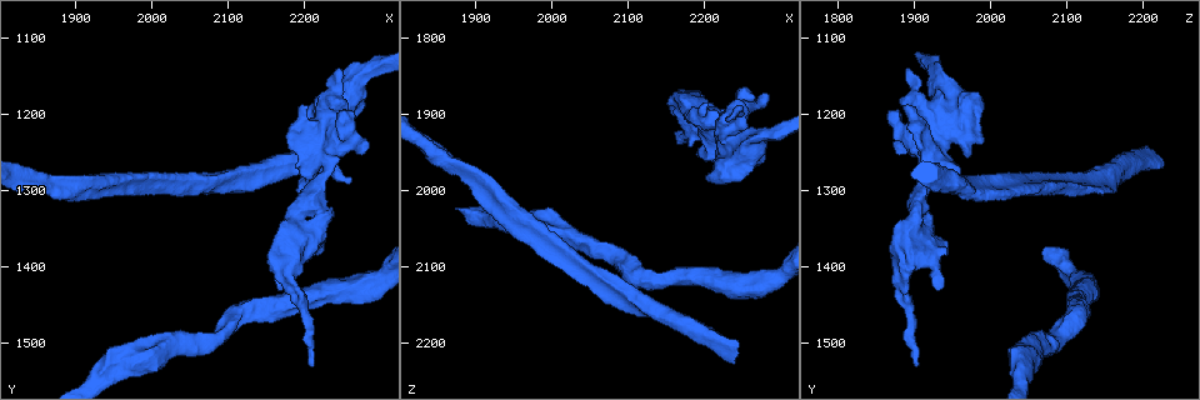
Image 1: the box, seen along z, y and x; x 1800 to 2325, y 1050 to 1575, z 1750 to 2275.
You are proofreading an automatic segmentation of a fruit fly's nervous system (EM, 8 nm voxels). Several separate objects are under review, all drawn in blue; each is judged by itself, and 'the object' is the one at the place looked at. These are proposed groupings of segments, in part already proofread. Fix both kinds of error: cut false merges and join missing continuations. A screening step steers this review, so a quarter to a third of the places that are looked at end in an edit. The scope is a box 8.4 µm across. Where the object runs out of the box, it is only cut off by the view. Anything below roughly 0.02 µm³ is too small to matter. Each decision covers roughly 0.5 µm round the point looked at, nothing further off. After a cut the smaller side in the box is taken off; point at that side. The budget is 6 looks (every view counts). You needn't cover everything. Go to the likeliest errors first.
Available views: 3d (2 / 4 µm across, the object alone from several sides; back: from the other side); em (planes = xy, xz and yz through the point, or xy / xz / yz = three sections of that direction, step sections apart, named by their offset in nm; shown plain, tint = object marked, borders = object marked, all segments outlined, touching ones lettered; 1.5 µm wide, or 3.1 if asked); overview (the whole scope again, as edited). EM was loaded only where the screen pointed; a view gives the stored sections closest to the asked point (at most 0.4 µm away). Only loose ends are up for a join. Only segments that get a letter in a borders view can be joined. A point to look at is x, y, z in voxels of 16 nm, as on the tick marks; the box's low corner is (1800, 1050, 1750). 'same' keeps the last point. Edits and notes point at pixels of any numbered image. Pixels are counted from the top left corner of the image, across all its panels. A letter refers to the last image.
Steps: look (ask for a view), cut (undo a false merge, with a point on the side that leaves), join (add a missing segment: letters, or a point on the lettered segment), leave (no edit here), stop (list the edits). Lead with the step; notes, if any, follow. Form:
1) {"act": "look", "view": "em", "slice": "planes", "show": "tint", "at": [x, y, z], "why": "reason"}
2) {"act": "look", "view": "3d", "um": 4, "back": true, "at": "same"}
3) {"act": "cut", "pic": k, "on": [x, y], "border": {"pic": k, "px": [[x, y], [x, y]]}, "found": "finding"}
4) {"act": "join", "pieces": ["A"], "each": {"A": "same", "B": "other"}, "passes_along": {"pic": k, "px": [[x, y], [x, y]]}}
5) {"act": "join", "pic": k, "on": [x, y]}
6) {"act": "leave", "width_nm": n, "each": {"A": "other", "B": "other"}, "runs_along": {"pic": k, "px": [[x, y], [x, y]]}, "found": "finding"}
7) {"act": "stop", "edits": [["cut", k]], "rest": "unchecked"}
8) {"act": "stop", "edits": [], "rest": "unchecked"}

{"act": "look", "view": "em", "slice": "xz", "step": 4, "show": "borders", "at": [2160, 1425, 1930], "why": "an open end"}

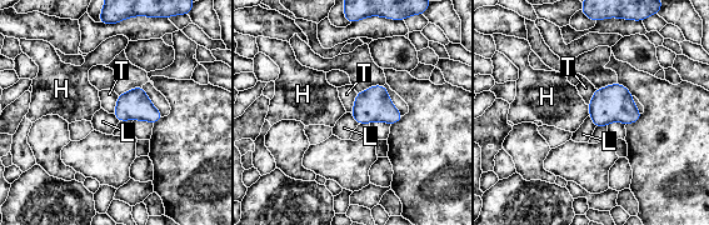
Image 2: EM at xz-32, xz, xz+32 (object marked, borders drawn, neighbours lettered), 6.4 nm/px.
{"act": "leave", "each": {"H": "other", "L": "other", "T": "other"}, "found": "none of them fits"}

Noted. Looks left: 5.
{"act": "look", "view": "em", "slice": "planes", "show": "borders", "at": [2095, 1305, 2160], "why": "free end"}

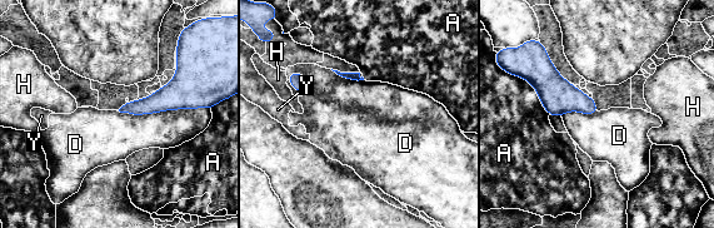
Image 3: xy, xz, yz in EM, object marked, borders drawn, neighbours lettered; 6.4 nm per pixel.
{"act": "leave", "each": {"A": "other", "D": "other", "H": "other", "Y": "other"}, "border": {"pic": 3, "px": [[205, 107], [141, 114], [119, 112]]}, "found": "no lettered segment goes on from it"}

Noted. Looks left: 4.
{"act": "look", "view": "em", "slice": "yz", "step": 8, "show": "borders", "at": [1890, 1300, 1980], "why": "arms part here"}

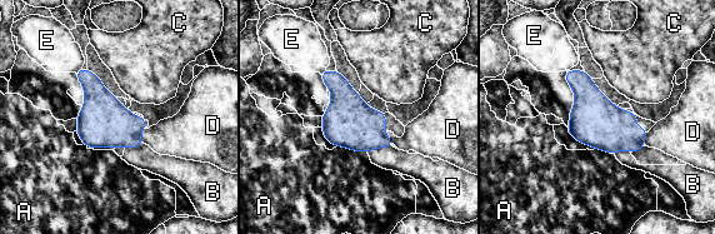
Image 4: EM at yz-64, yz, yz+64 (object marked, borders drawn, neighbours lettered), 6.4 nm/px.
{"act": "leave", "width_nm": 320, "each": {"A": "other", "B": "other", "C": "other", "D": "other", "E": "other"}, "border": {"pic": 4, "px": [[144, 128], [140, 134], [143, 143]]}, "found": "all the same cell"}

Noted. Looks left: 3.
{"act": "stop", "edits": [], "rest": "unchecked"}

